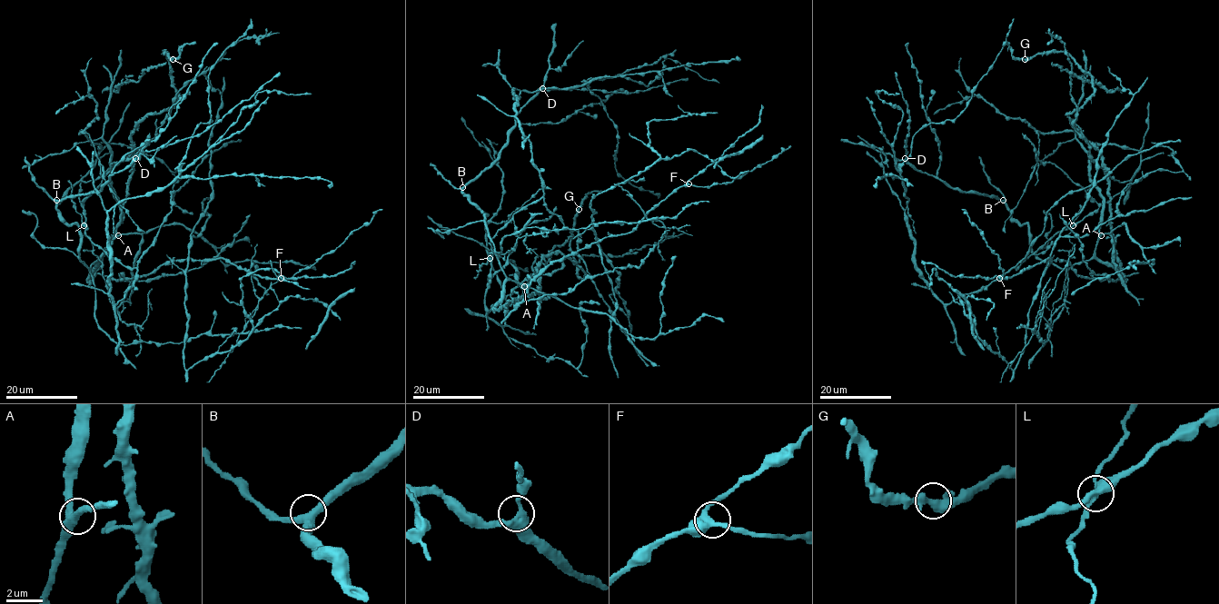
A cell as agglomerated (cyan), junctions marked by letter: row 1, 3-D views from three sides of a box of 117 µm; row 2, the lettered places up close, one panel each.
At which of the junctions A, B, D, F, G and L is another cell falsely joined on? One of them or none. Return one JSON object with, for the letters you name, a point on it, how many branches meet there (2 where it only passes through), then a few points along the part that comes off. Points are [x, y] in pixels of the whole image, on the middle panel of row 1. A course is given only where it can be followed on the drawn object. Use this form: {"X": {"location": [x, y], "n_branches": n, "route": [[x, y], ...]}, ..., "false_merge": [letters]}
{"L": {"location": [490, 258], "n_branches": 4, "route": [[489, 258], [490, 252], [499, 257], [499, 253], [511, 249], [518, 237], [548, 232], [555, 223], [559, 233]]}, "false_merge": ["L"]}

